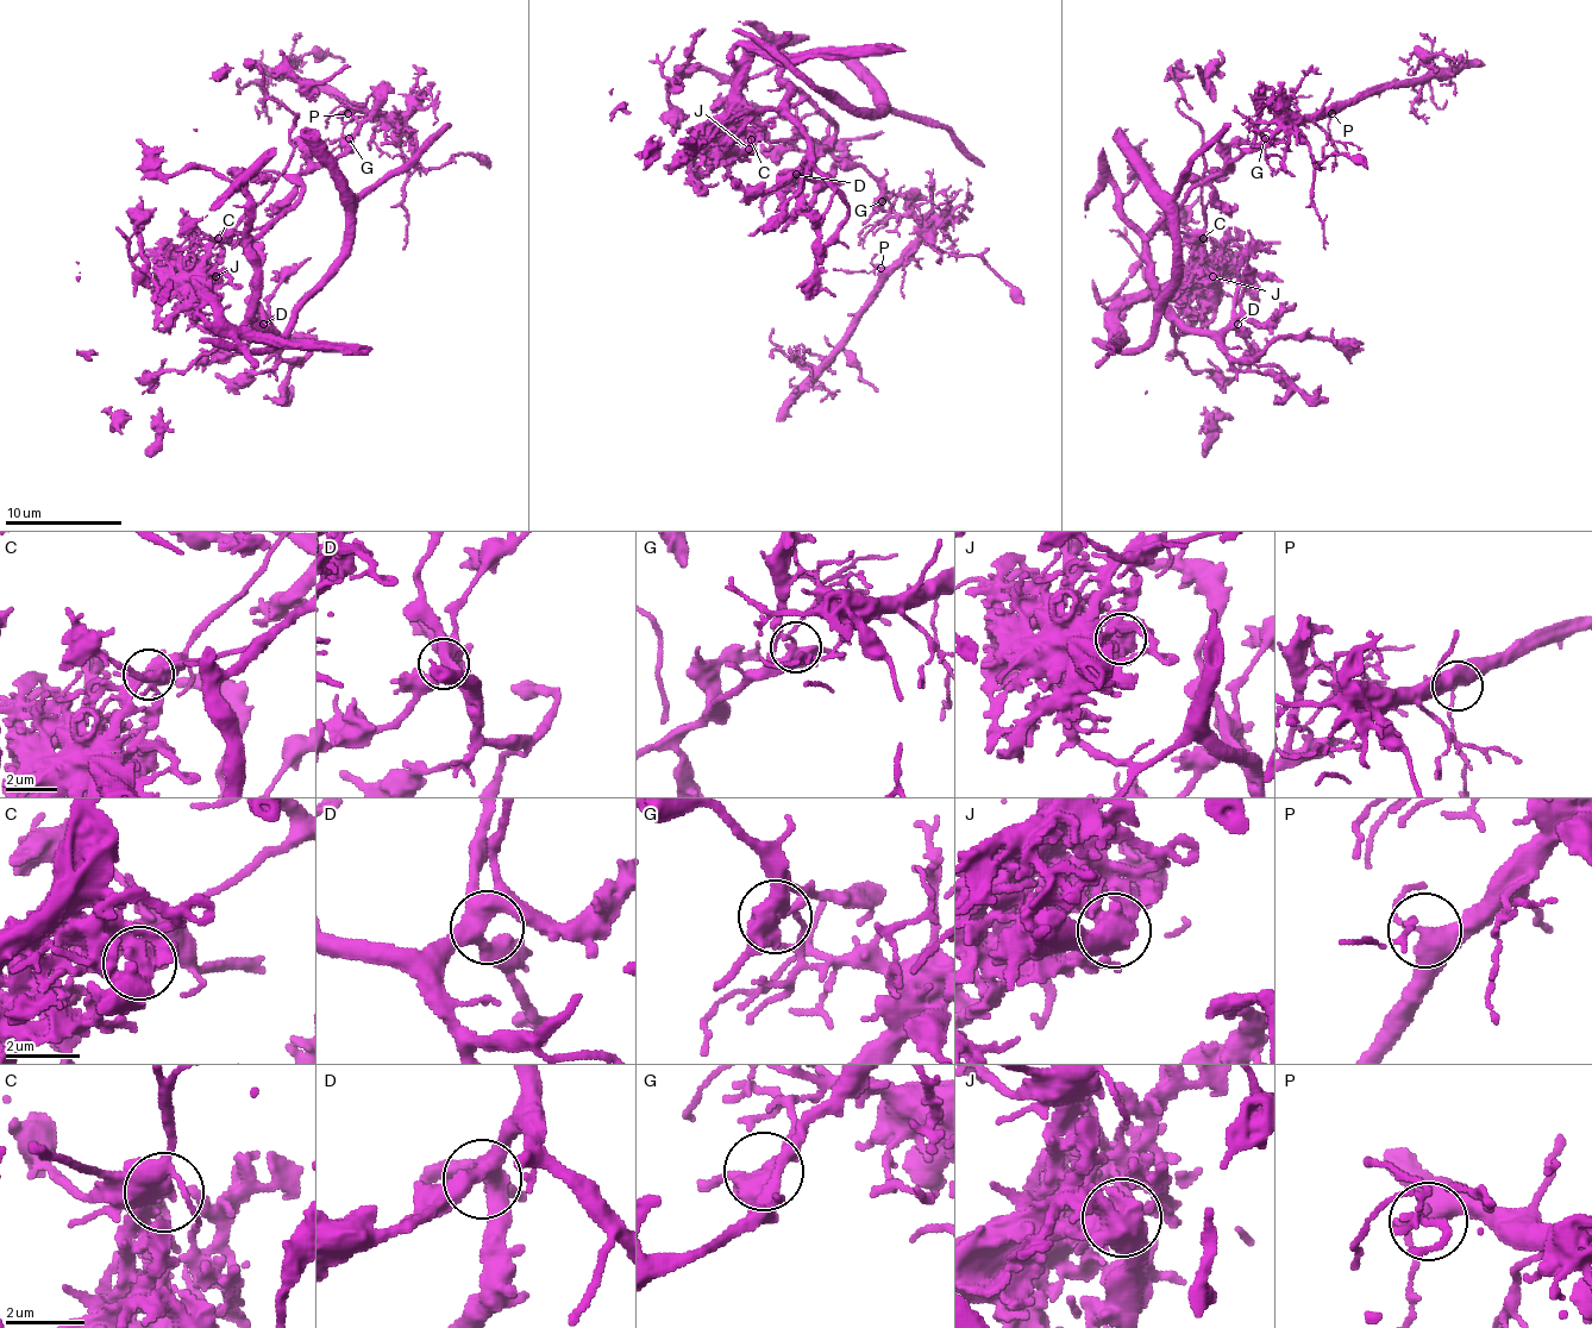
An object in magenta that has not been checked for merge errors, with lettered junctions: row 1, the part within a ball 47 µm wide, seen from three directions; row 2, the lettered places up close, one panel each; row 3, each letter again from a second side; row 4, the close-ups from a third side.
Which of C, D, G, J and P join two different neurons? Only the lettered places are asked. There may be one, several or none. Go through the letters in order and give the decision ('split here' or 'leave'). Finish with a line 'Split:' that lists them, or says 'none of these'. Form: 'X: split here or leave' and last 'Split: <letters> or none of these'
C: split here
D: leave
G: split here
J: split here
P: leave
Split: C, G, J

